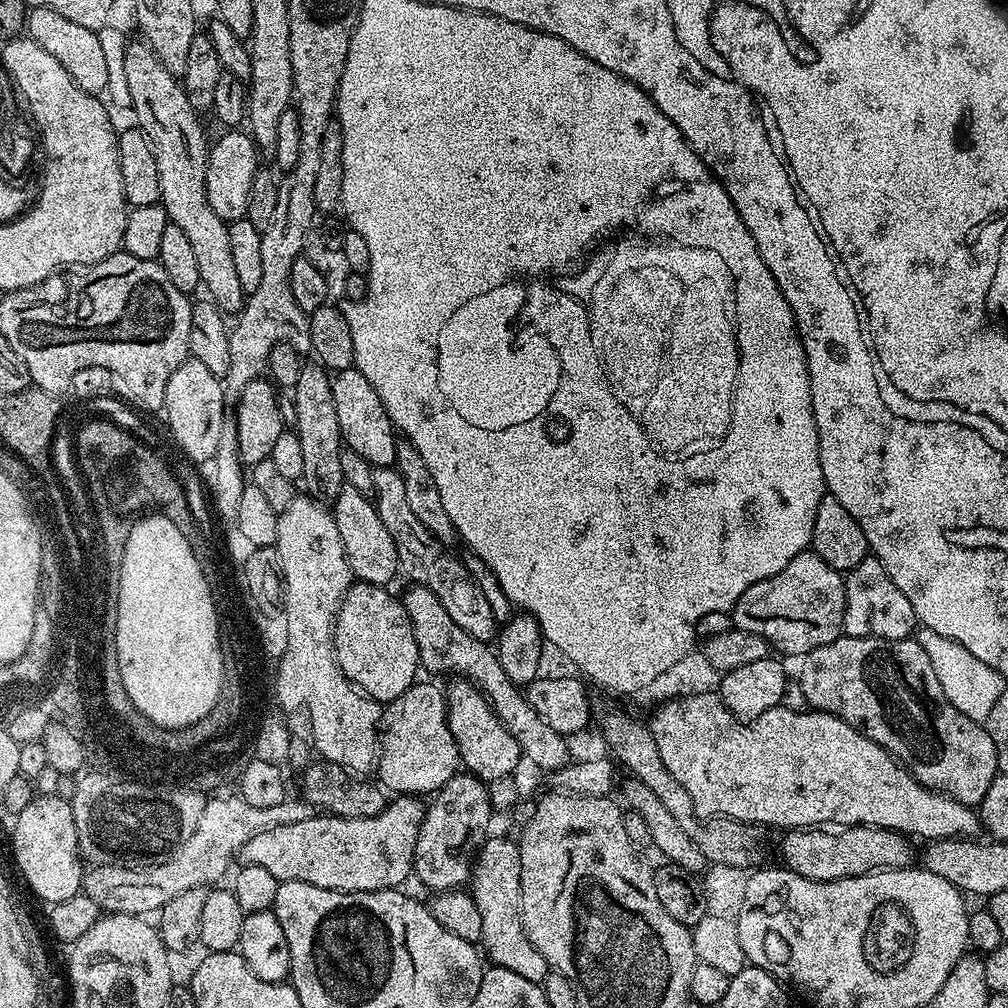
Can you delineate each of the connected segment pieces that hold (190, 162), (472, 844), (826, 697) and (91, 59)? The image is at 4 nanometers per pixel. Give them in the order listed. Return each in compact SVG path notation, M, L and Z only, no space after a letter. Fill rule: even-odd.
M136 38L125 46L126 79L132 99L131 111L136 111L135 123L150 142L154 150L154 162L158 162L158 186L160 187L160 203L164 205L171 224L179 226L190 241L194 250L194 259L198 262L198 274L207 299L211 300L225 314L239 313L244 307L246 293L242 290L242 282L238 282L238 274L234 267L234 257L230 251L230 234L228 224L214 214L210 202L206 198L206 166L208 165L209 137L204 137L204 128L200 125L198 110L190 106L190 98L186 94L183 83L173 76L166 66L162 66L154 50L143 39Z
M458 774L454 778L450 778L450 782L446 782L446 786L442 786L439 792L435 793L431 797L430 803L424 809L424 821L422 826L418 830L418 842L414 846L414 858L412 859L412 866L414 869L415 879L420 879L422 883L428 888L433 888L433 893L439 894L442 892L451 892L453 890L460 890L465 887L471 881L472 878L472 866L476 858L477 849L484 843L486 839L486 833L489 831L488 819L494 816L494 809L492 807L491 798L488 797L489 785L485 781L480 780L478 777L471 774Z
M841 635L826 646L818 646L803 657L798 681L806 696L809 709L829 712L856 728L870 742L878 742L897 762L904 765L913 778L934 792L943 792L960 804L979 806L990 790L990 782L998 774L1000 763L992 736L984 724L962 714L942 694L942 685L934 675L934 666L926 658L926 650L914 638L883 640L873 636Z
M49 8L27 9L26 32L30 39L38 42L42 50L48 51L65 68L66 74L70 74L70 78L74 78L74 82L78 82L86 94L100 96L106 93L109 71L106 70L105 54L98 32L86 30L86 26L78 26L78 22L70 22L70 18Z

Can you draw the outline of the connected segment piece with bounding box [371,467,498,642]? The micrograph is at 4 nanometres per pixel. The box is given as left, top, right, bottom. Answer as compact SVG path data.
M395 467L373 468L371 495L378 510L378 518L382 518L382 526L386 526L390 538L394 538L400 572L408 575L407 579L411 583L426 586L426 590L430 590L430 594L442 602L446 614L450 614L450 618L454 618L454 622L458 622L466 634L485 642L491 641L491 636L493 639L497 635L498 625L494 613L490 611L490 602L486 602L486 594L478 590L463 563L457 557L455 560L440 545L439 538L420 521L419 514L408 501L408 484L403 474L396 471Z

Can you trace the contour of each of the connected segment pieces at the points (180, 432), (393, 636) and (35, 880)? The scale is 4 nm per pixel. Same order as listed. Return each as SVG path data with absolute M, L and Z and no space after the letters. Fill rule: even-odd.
M191 358L184 360L174 374L166 382L166 398L162 416L168 419L168 428L172 431L171 439L177 449L189 461L211 461L218 450L218 433L222 430L222 422L226 418L224 403L224 385L221 377L210 374L203 362Z
M353 583L336 611L336 631L332 633L332 648L342 674L381 705L389 704L417 683L416 671L422 668L410 618L403 603L388 591L378 584Z
M36 794L26 810L15 813L14 820L16 825L12 828L12 852L33 894L45 900L48 906L81 895L81 880L86 868L78 846L78 830L74 830L71 803L58 795Z

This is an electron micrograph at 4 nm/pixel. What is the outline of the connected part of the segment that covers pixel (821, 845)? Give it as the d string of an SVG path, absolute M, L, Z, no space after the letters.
M853 824L841 827L839 830L825 830L823 827L797 828L783 833L784 841L780 844L780 856L783 867L796 872L802 878L810 878L818 882L841 880L851 876L865 876L871 872L886 872L889 868L907 868L913 863L913 841L902 832L889 828L871 828L868 824Z

